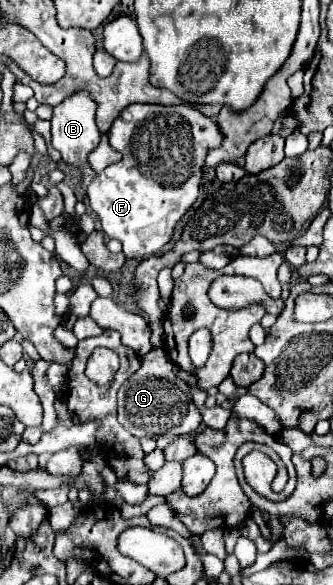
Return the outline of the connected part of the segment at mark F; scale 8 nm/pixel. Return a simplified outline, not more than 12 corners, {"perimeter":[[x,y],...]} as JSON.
{"perimeter":[[134,103],[86,189],[126,257],[152,257],[222,143],[196,109]]}

